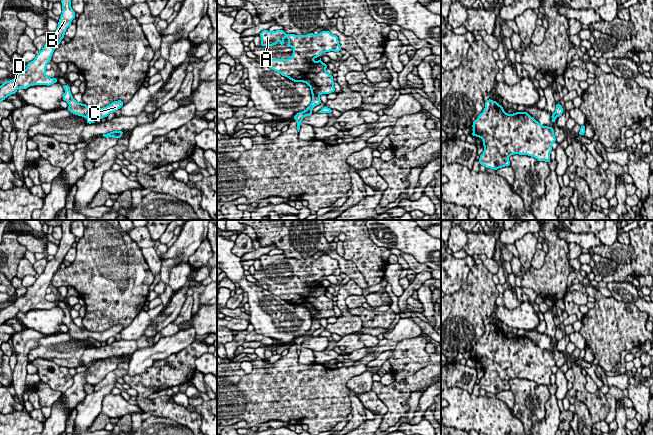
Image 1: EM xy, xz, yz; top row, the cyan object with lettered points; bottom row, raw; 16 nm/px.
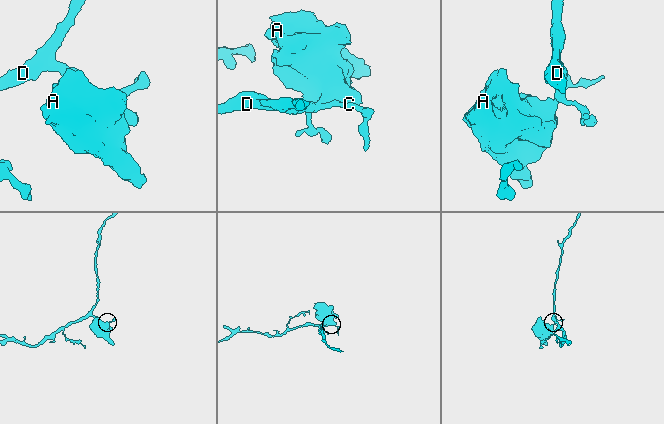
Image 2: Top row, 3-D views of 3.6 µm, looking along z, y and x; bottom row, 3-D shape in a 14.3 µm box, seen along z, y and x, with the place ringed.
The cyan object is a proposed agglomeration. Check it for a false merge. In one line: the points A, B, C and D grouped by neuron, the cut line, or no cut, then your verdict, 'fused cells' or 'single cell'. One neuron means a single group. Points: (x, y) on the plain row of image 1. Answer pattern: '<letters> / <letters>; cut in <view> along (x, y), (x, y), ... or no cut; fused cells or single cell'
A / B C D; cut in xz along (306, 333), (311, 335); fused cells

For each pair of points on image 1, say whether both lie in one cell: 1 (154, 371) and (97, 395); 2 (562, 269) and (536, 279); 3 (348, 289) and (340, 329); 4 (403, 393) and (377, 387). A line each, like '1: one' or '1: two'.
1: two
2: one
3: one
4: one

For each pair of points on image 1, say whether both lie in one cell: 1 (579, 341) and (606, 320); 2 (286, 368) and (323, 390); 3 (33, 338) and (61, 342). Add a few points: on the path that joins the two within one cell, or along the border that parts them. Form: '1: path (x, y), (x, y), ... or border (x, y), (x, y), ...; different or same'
1: border (578, 332), (583, 337), (586, 345); different
2: path (295, 372), (314, 387); same
3: border (46, 336), (29, 351), (28, 360); different

